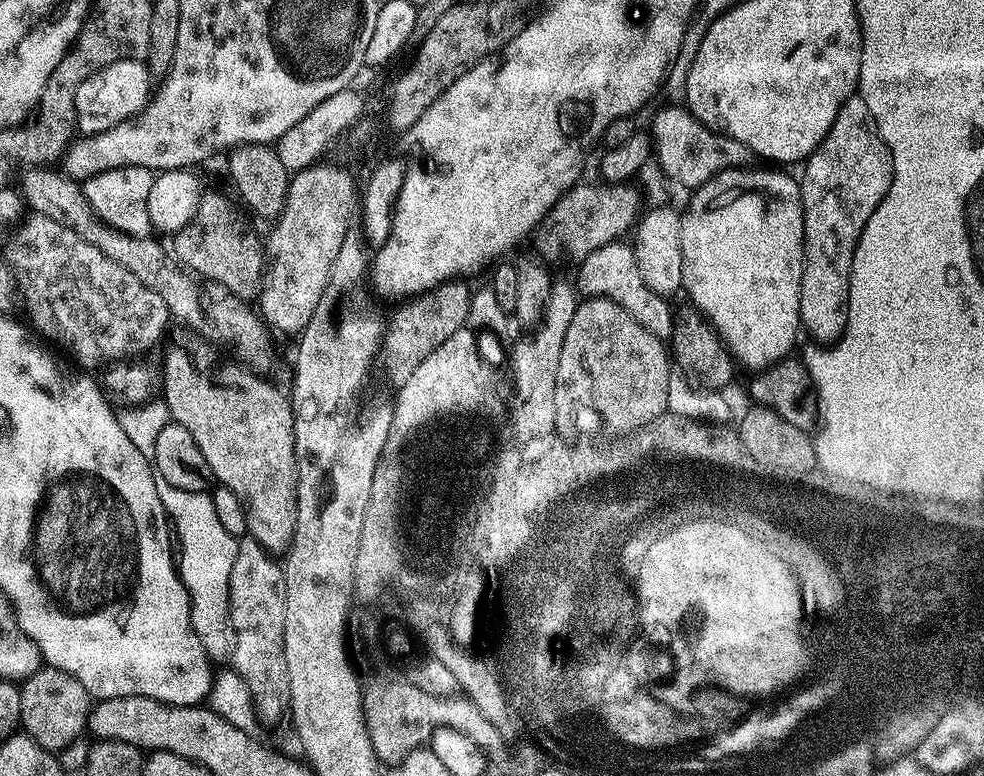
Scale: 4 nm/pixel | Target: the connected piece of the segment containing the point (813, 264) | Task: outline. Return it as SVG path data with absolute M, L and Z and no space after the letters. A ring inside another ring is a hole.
M854 94L842 106L842 110L838 110L838 114L834 118L834 122L830 126L830 130L826 134L826 138L822 138L822 142L808 155L808 159L803 161L804 177L799 177L800 197L802 198L802 206L804 207L804 269L802 270L802 290L800 291L800 322L805 329L818 328L818 334L813 338L818 342L834 342L844 332L846 326L846 318L848 317L848 287L850 286L850 270L852 269L852 259L854 258L854 250L858 246L858 238L862 234L862 230L866 226L866 222L870 218L870 214L874 214L874 210L878 206L878 202L884 196L884 191L888 188L888 182L892 174L892 157L888 155L888 148L882 142L878 126L874 122L874 114L870 114L870 110L866 106L866 102L859 94Z

